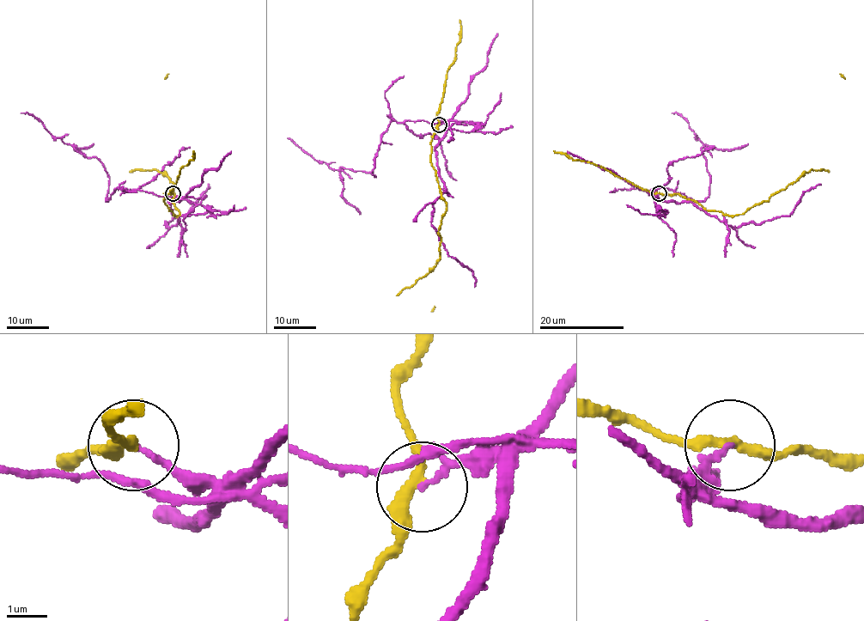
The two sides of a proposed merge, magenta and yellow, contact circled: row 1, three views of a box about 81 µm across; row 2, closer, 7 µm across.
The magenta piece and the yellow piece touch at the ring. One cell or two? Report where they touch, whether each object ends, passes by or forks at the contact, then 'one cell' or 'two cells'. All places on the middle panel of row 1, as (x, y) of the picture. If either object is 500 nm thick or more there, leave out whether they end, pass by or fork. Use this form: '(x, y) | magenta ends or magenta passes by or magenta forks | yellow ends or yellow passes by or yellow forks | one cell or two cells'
(439, 124) | magenta ends | yellow passes by | two cells

